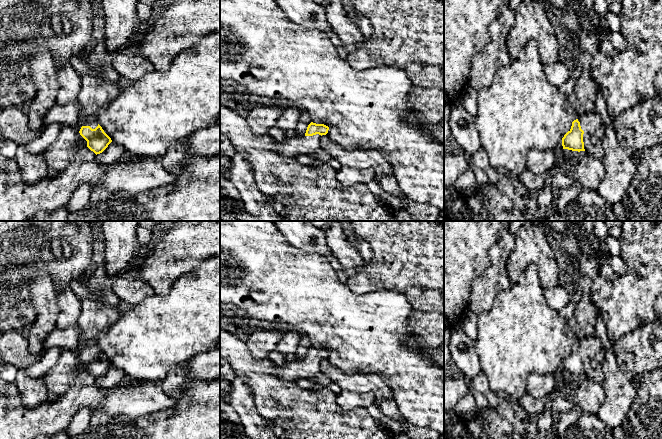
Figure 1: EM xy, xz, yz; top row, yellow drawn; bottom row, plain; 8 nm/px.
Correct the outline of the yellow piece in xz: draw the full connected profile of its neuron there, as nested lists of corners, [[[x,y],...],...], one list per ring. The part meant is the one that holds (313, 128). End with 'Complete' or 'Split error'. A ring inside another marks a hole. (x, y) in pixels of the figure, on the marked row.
[[[311,122],[304,135],[286,137],[282,142],[272,139],[272,150],[283,158],[295,159],[299,155],[310,155],[319,149],[320,137],[328,133],[329,127]]]. Split error

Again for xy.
[[[78,100],[64,105],[55,103],[45,115],[45,125],[53,123],[71,128],[81,124],[79,133],[87,141],[87,147],[96,155],[102,153],[112,142],[98,124],[96,115],[83,113]]]. Split error

